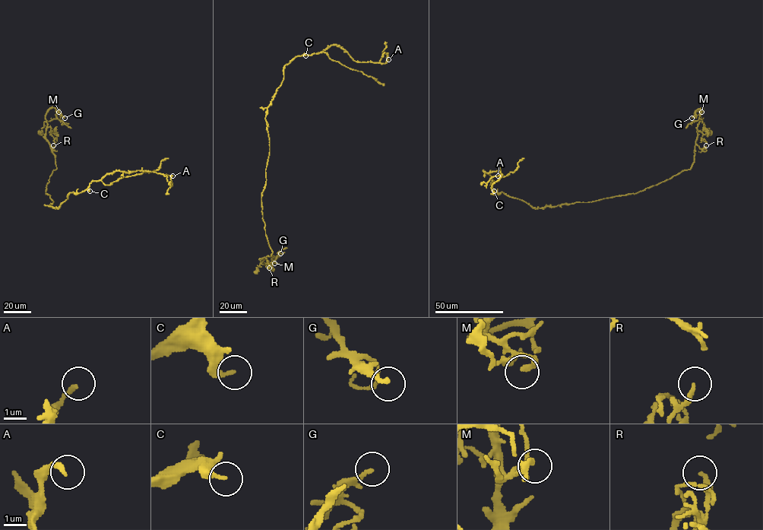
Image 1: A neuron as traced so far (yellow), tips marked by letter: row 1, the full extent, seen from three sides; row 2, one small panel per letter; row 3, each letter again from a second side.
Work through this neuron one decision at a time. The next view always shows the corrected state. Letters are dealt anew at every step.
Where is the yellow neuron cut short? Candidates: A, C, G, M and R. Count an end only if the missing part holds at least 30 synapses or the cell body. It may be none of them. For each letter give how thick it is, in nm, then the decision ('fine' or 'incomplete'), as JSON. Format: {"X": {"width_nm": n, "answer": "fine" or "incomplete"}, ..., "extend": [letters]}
{"A": {"width_nm": 200, "answer": "fine"}, "C": {"width_nm": 280, "answer": "fine"}, "G": {"width_nm": 170, "answer": "fine"}, "M": {"width_nm": 170, "answer": "fine"}, "R": {"width_nm": 130, "answer": "fine"}, "extend": []}

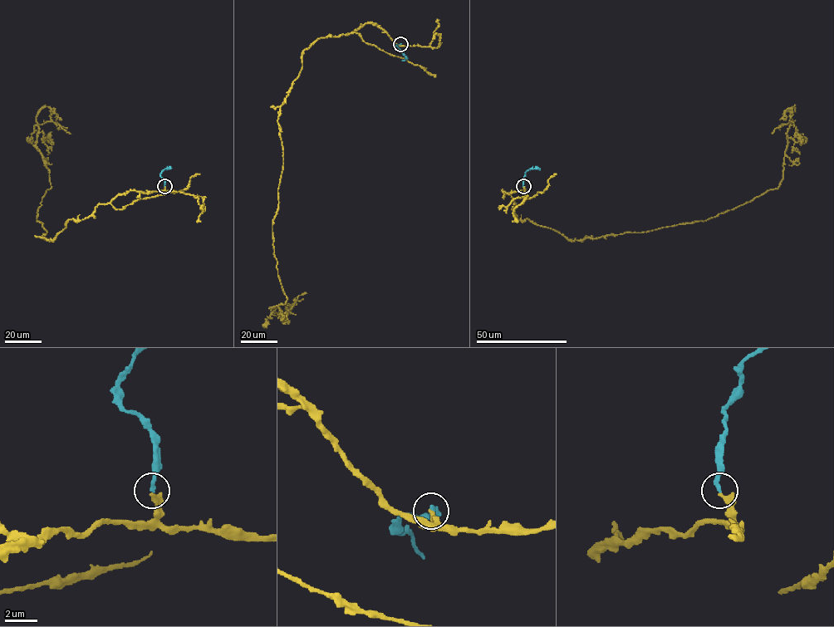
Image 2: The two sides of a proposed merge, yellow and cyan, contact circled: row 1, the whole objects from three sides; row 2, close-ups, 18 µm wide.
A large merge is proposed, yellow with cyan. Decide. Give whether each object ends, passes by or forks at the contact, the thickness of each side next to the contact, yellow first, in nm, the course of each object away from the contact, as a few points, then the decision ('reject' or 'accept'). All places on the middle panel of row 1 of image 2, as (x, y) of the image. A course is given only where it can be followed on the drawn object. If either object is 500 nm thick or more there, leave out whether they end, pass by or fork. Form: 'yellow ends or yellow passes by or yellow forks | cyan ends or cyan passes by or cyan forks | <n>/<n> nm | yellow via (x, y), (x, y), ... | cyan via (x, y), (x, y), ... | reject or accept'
yellow ends | cyan ends | 300/240 nm | yellow via (399, 43), (374, 23), (321, 37), (302, 51), (280, 106), (272, 237), (286, 299), (272, 311), (306, 293) | cyan via (399, 43), (396, 46), (405, 57), (402, 61) | accept

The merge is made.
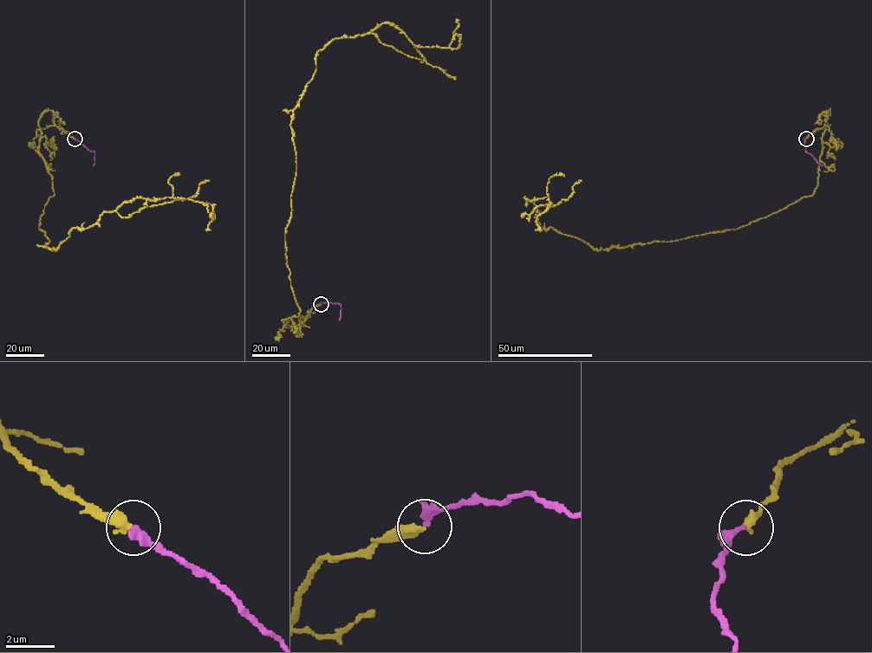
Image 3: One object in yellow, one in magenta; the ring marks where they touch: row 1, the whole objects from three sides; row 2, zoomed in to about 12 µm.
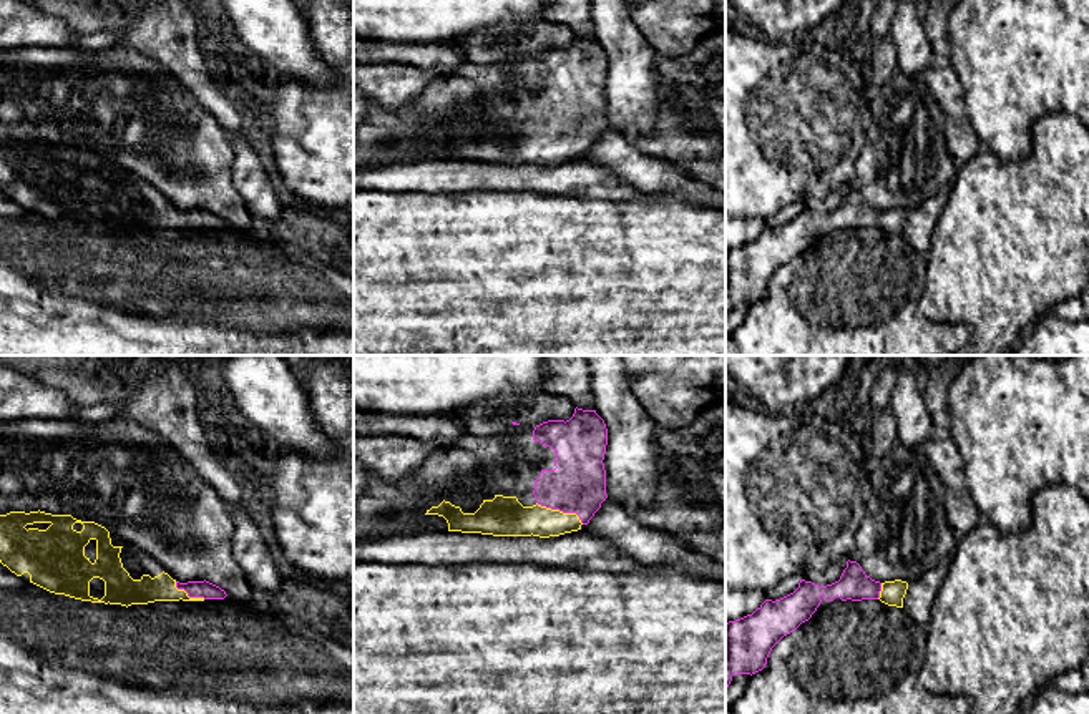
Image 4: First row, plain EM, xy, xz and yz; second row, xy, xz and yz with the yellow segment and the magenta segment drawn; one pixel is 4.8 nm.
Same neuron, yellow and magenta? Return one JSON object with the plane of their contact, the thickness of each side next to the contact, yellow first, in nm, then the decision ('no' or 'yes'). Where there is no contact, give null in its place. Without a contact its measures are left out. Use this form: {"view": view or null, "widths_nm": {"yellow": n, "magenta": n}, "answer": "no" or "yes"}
{"view": "xz", "widths_nm": {"yellow": 170, "magenta": 280}, "answer": "yes"}

